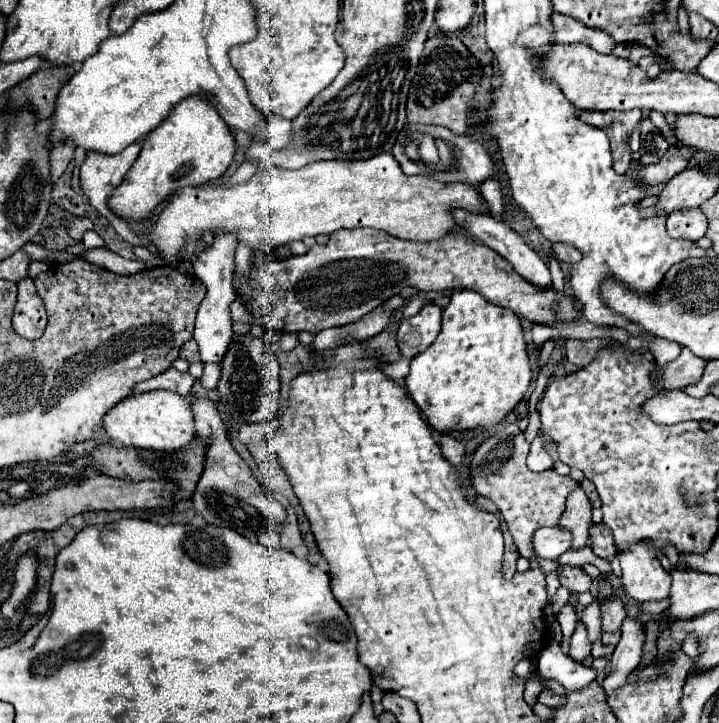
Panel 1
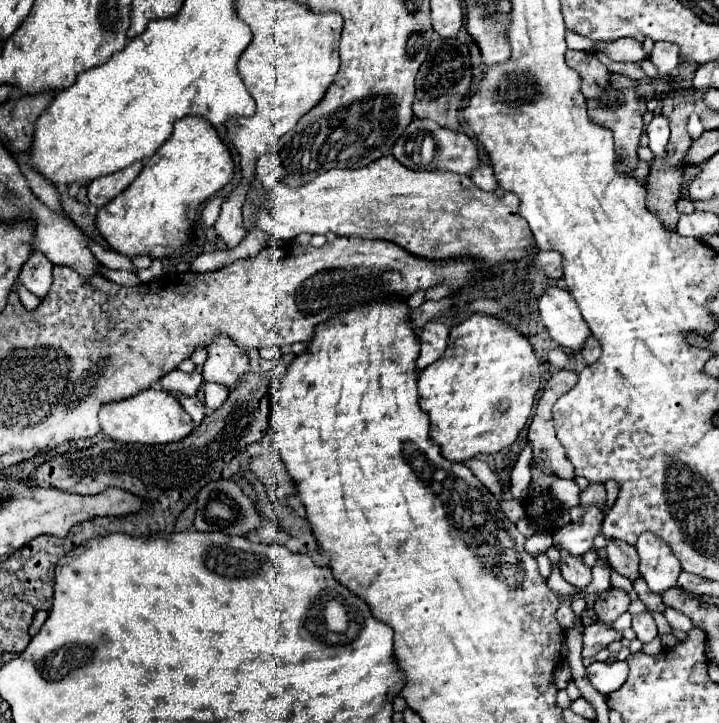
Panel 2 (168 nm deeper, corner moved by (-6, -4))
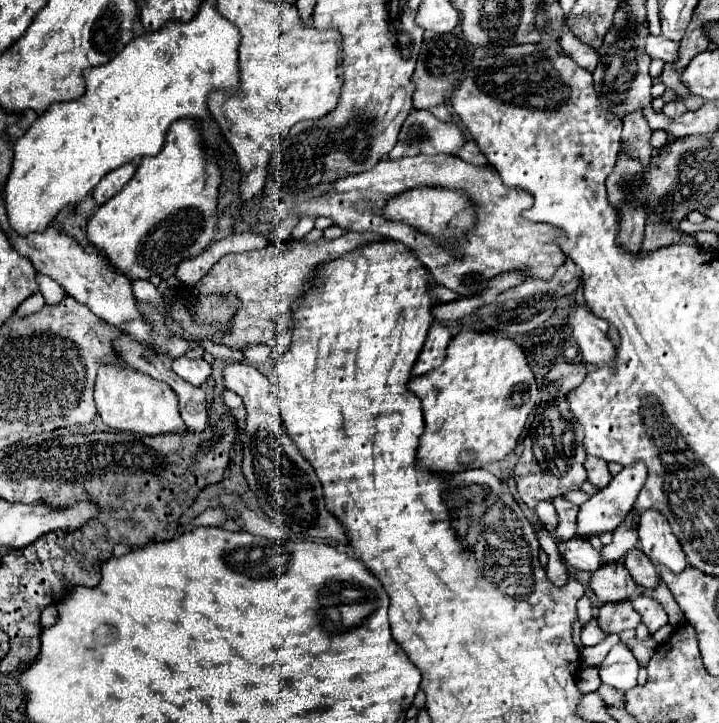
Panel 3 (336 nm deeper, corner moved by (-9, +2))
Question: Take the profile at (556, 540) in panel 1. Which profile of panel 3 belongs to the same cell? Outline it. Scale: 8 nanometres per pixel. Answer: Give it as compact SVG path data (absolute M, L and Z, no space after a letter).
M643 462L623 468L617 476L613 476L613 480L601 488L597 494L593 494L581 508L579 508L579 516L577 516L577 536L579 538L589 538L589 536L599 536L603 532L613 532L629 514L631 506L637 500L637 494L641 490L641 486L645 484L647 478L647 468Z

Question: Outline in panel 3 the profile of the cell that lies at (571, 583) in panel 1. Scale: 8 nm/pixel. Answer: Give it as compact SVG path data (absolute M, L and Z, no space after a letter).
M571 538L557 542L561 556L567 560L569 566L583 572L595 572L601 566L601 554L589 544L589 540L583 538Z

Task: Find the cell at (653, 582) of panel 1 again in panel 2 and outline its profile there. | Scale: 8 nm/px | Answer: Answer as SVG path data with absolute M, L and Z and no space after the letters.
M642 532L636 550L640 556L640 574L652 592L662 594L676 586L682 568L666 542L662 542L654 532Z

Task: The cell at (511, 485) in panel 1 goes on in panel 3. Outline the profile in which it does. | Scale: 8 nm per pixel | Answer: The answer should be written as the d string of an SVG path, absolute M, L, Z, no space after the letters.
M595 618L589 620L589 622L583 626L583 630L581 630L581 642L583 642L583 646L599 644L603 638L605 638L605 634L601 634L601 628L599 628L599 624L597 624Z

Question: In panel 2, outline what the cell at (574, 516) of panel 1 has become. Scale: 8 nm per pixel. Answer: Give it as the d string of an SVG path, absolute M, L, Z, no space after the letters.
M590 482L586 490L580 492L580 506L604 506L606 504L606 488L600 482Z

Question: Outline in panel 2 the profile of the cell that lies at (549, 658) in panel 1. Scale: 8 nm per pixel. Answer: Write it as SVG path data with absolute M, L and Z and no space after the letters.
M592 662L588 666L588 680L604 696L620 690L626 678L628 678L626 662Z

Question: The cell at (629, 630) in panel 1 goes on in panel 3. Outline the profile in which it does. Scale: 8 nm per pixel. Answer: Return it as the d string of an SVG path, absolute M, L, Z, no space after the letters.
M639 596L639 598L631 600L631 604L639 612L641 622L649 628L651 634L655 634L661 626L667 624L667 614L665 614L665 610L661 608L661 604L657 600L647 598L647 596Z

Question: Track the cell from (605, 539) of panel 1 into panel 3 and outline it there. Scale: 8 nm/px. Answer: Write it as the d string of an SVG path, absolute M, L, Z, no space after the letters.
M639 548L629 550L629 552L625 554L625 558L623 558L623 564L627 566L629 574L633 576L633 580L635 580L639 586L645 586L645 588L657 586L657 580L659 580L657 568L649 562L649 558L645 558L645 554L641 554Z

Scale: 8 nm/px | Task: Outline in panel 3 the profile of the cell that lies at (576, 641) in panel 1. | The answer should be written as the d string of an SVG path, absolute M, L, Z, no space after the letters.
M627 602L621 604L603 604L599 608L599 626L605 634L619 634L623 630L635 630L641 622L641 616Z

